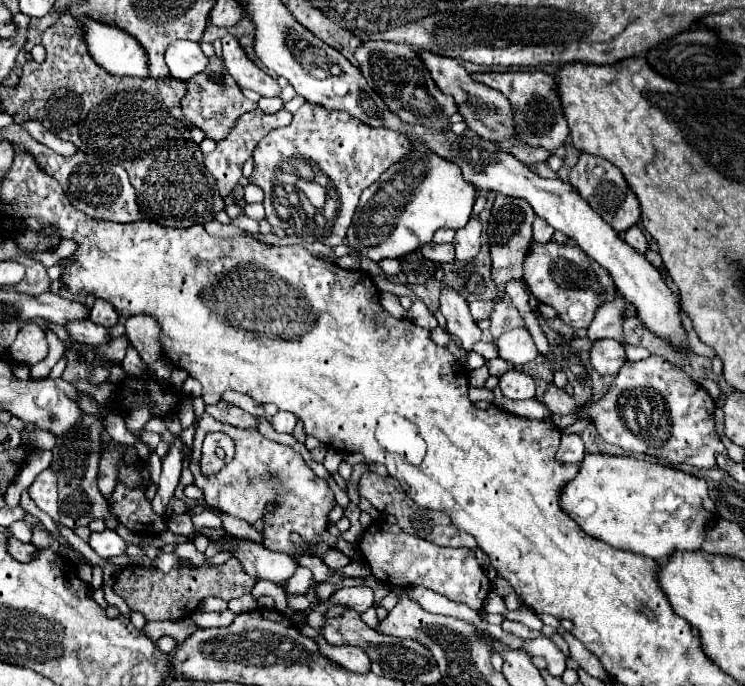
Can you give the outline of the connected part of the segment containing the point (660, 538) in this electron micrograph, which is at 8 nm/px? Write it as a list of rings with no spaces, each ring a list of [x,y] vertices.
[[[587,454],[577,476],[563,488],[559,504],[585,534],[615,548],[649,556],[657,562],[665,562],[675,550],[699,550],[707,524],[715,518],[715,504],[707,494],[707,482],[703,482],[703,478],[659,466],[657,462],[609,454]]]

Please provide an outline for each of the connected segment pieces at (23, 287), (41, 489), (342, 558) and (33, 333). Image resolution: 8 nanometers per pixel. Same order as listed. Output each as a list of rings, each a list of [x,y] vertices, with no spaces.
[[[37,262],[37,270],[27,270],[25,280],[17,286],[13,286],[13,290],[21,290],[21,292],[29,292],[31,296],[37,296],[41,292],[49,290],[49,278],[45,272],[45,266]]]
[[[51,468],[43,470],[33,484],[27,488],[31,500],[43,510],[47,512],[55,522],[57,522],[57,490],[55,490],[55,474],[51,474]]]
[[[329,550],[323,554],[321,558],[329,568],[341,568],[345,564],[349,564],[349,558],[343,554],[343,552],[337,552],[337,550]]]
[[[37,324],[21,326],[13,346],[7,350],[7,360],[17,364],[37,364],[48,356],[49,344],[43,328]]]

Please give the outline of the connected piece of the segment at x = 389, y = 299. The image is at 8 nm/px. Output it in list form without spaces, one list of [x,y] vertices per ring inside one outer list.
[[[385,292],[381,294],[381,306],[395,318],[407,318],[407,310],[399,304],[399,298],[391,292]]]

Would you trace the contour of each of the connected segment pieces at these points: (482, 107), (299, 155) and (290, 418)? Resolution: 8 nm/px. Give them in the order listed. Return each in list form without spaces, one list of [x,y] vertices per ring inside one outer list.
[[[421,52],[423,62],[427,64],[433,80],[437,82],[439,90],[451,94],[455,98],[457,104],[457,112],[463,116],[463,122],[467,124],[469,130],[473,130],[475,134],[479,134],[485,140],[491,142],[503,142],[503,140],[515,140],[515,126],[513,126],[513,110],[511,104],[507,102],[507,98],[503,94],[499,94],[497,90],[475,82],[469,72],[453,58],[445,58],[445,56],[437,56],[431,52]]]
[[[307,102],[295,112],[293,122],[289,126],[273,130],[253,150],[255,168],[253,168],[249,182],[257,184],[265,192],[263,204],[265,204],[269,224],[285,226],[285,222],[279,218],[279,214],[275,214],[275,208],[271,206],[273,180],[275,180],[281,164],[287,160],[295,160],[295,158],[297,160],[307,158],[307,162],[311,162],[313,166],[323,170],[323,174],[333,182],[333,188],[339,194],[339,208],[331,222],[331,230],[329,230],[329,224],[325,224],[323,230],[327,230],[327,234],[323,234],[323,238],[311,238],[311,244],[321,242],[325,246],[335,248],[345,240],[347,226],[351,224],[351,218],[355,214],[361,190],[365,190],[369,184],[373,184],[385,172],[385,168],[399,162],[403,158],[403,154],[407,156],[409,152],[411,152],[411,144],[407,142],[407,138],[403,138],[401,134],[395,134],[393,130],[363,126],[363,122],[359,122],[357,118],[351,118],[349,114],[327,112],[319,106],[309,106],[309,102]]]
[[[277,412],[271,420],[275,432],[293,432],[295,424],[297,424],[297,418],[291,414],[291,412]]]

